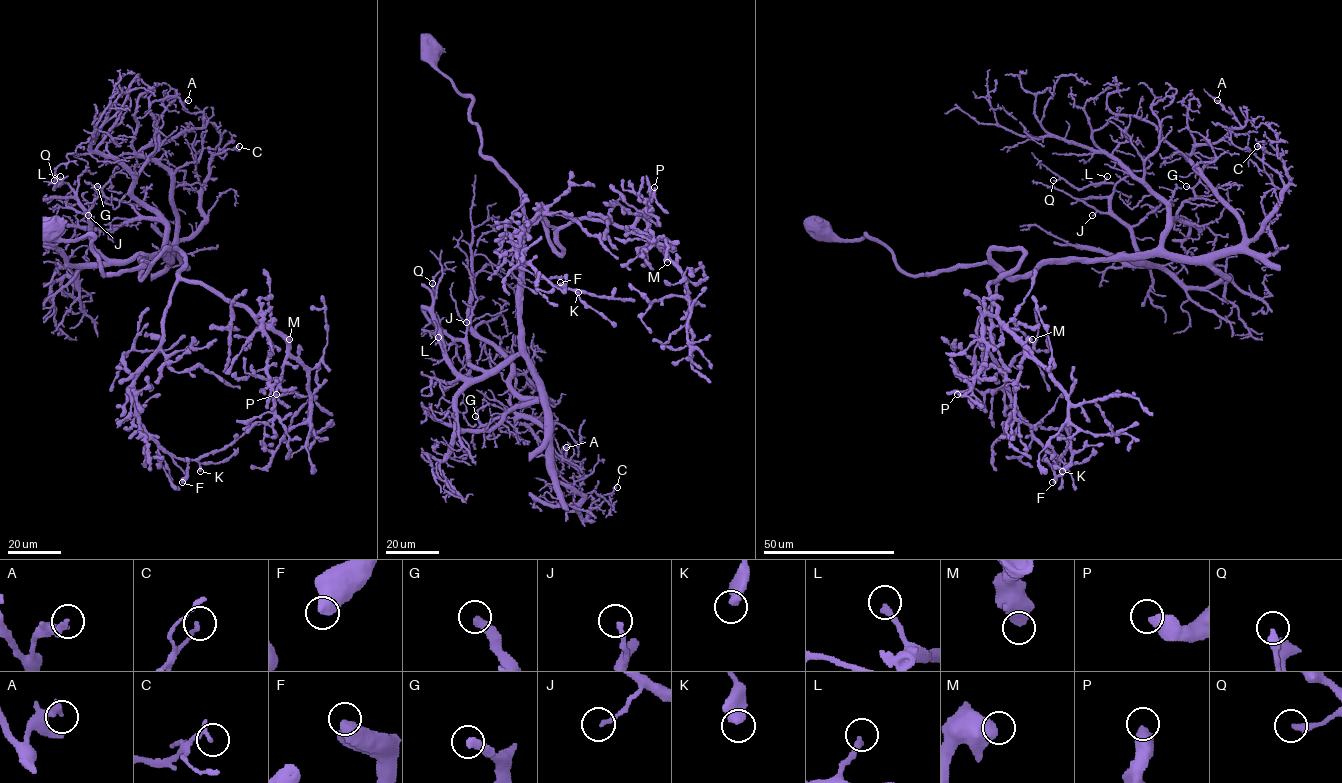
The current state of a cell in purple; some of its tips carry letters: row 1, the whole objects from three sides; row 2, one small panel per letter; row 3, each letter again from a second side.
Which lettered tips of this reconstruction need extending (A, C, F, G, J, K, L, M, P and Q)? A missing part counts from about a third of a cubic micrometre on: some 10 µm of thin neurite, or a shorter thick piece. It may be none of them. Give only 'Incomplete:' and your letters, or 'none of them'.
Incomplete: G

